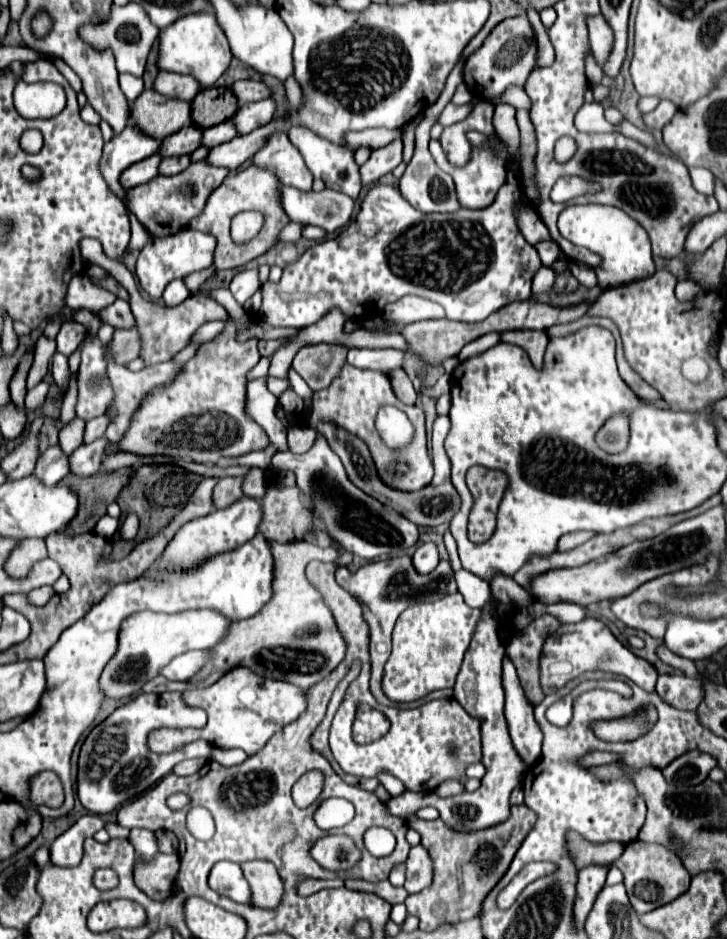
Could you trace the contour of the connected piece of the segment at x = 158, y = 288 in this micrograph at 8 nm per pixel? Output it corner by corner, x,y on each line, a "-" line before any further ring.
184,229
182,233
176,233
172,237
150,237
146,247
140,251
138,263
136,263
136,275
140,279
142,289
158,301
162,297
164,287
172,279
182,279
194,271
202,271
212,267
212,253
216,249
216,237
210,233
200,233
192,229

